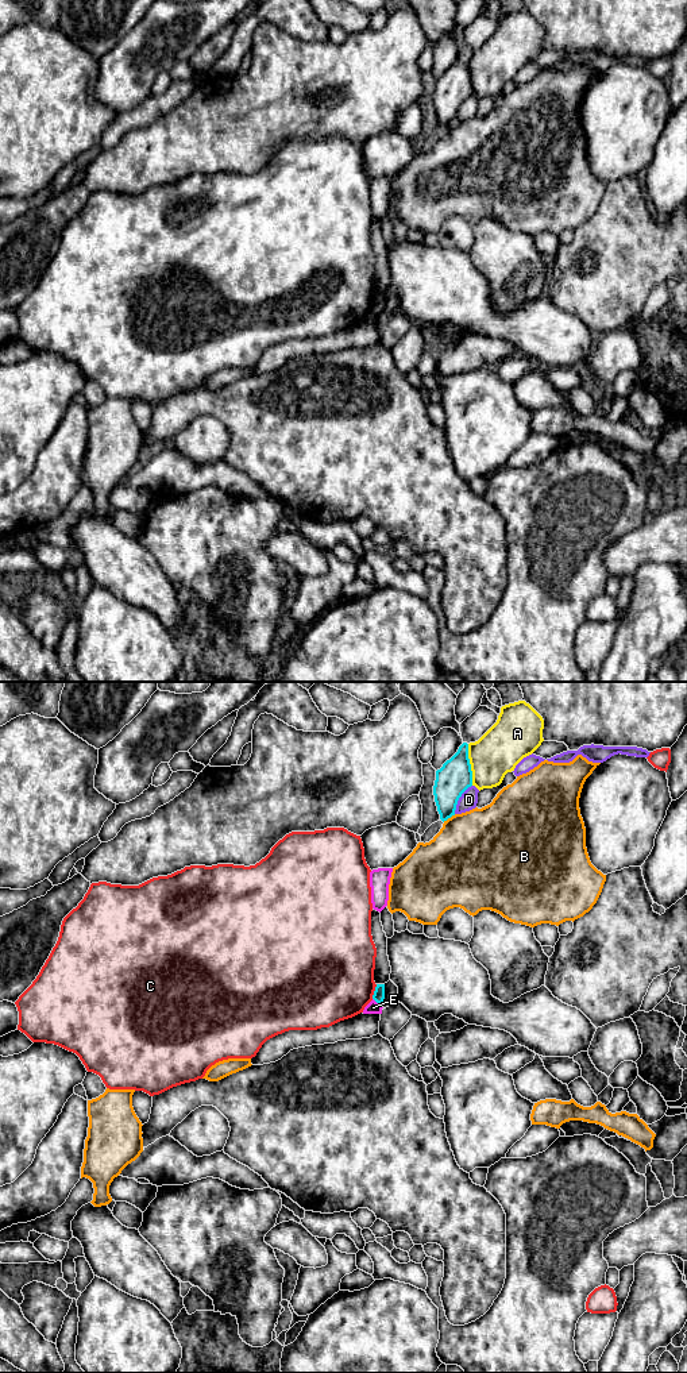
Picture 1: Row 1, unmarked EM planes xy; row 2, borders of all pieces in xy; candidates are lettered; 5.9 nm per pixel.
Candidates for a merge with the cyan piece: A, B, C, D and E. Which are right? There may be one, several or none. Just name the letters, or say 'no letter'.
no letter

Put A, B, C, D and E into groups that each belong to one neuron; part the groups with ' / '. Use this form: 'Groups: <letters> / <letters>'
Groups: A / B / C / D / E

